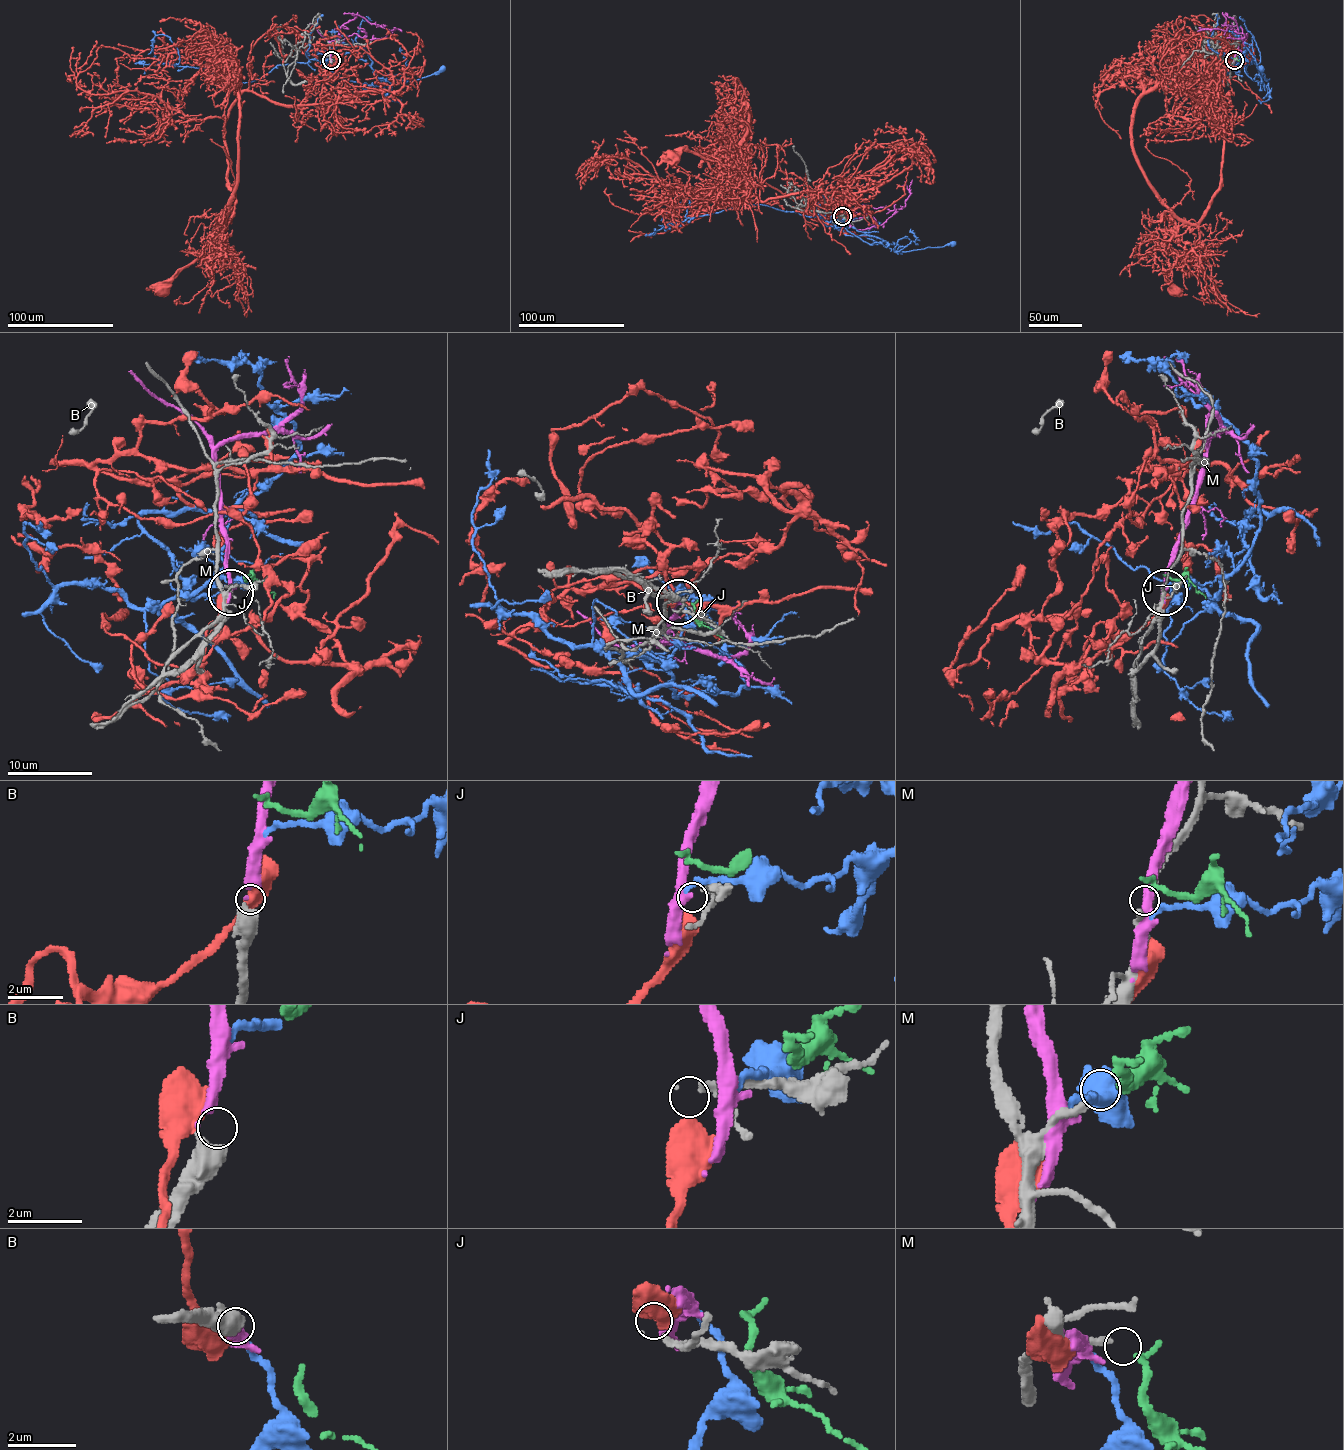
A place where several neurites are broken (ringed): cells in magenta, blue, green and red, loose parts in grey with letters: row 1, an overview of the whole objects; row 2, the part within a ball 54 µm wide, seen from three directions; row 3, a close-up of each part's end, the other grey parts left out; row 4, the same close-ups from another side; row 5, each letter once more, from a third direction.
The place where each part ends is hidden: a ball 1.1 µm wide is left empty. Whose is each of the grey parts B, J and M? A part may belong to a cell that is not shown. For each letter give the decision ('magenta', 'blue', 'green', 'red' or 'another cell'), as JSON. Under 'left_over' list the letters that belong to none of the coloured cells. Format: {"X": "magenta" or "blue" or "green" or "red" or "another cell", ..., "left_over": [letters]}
{"B": "magenta", "J": "another cell", "M": "green", "left_over": ["J"]}

